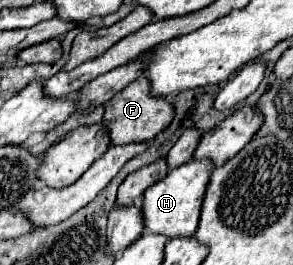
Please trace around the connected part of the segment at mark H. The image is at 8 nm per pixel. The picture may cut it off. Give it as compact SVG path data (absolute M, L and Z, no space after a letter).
M193 158L179 168L171 170L163 180L155 182L151 188L143 194L143 218L145 218L145 230L151 234L165 234L169 238L175 236L193 236L199 224L201 204L205 198L205 190L211 178L215 164L209 158Z

